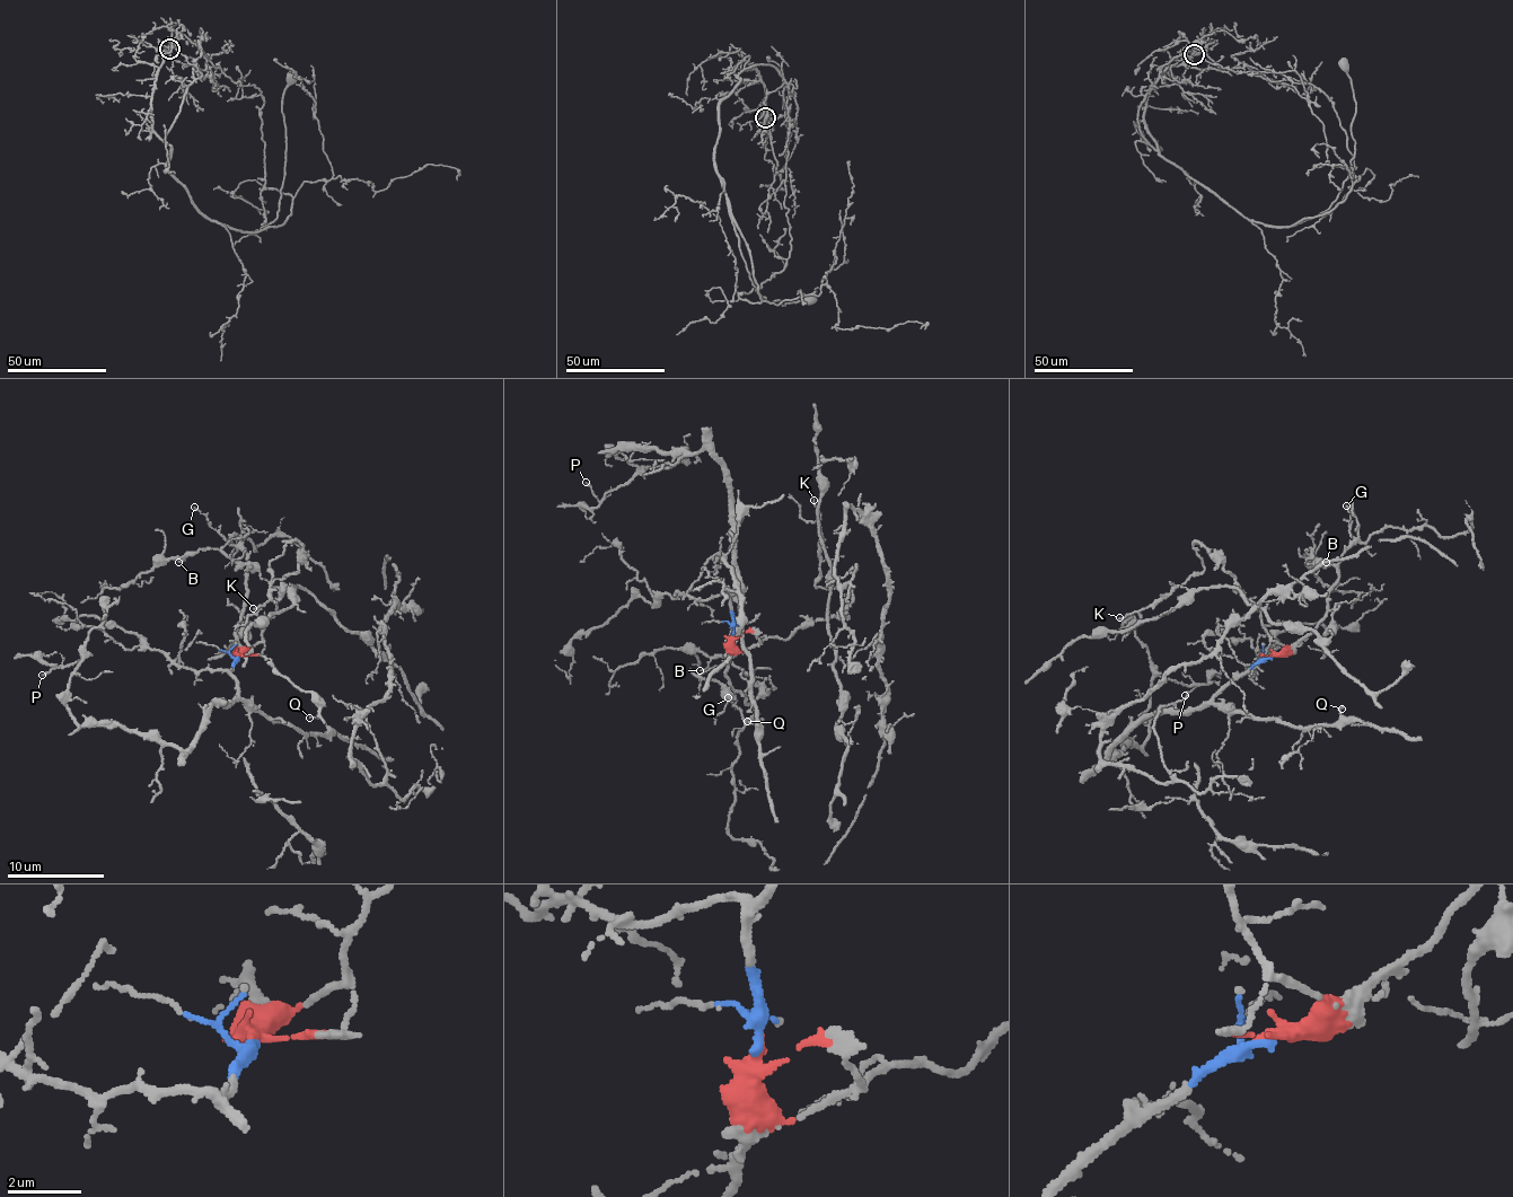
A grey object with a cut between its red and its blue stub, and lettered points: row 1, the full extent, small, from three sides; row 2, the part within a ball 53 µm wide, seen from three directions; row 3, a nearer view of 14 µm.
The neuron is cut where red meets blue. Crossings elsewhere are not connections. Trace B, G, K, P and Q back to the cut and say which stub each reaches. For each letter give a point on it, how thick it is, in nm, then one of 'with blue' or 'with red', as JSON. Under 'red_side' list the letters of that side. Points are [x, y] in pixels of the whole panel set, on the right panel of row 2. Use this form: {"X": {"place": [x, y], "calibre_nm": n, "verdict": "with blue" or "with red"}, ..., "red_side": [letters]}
{"B": {"place": [1326, 562], "calibre_nm": 150, "verdict": "with red"}, "G": {"place": [1346, 505], "calibre_nm": 120, "verdict": "with red"}, "K": {"place": [1119, 617], "calibre_nm": 120, "verdict": "with red"}, "P": {"place": [1185, 695], "calibre_nm": 130, "verdict": "with blue"}, "Q": {"place": [1342, 709], "calibre_nm": 110, "verdict": "with blue"}, "red_side": ["B", "G", "K"]}

